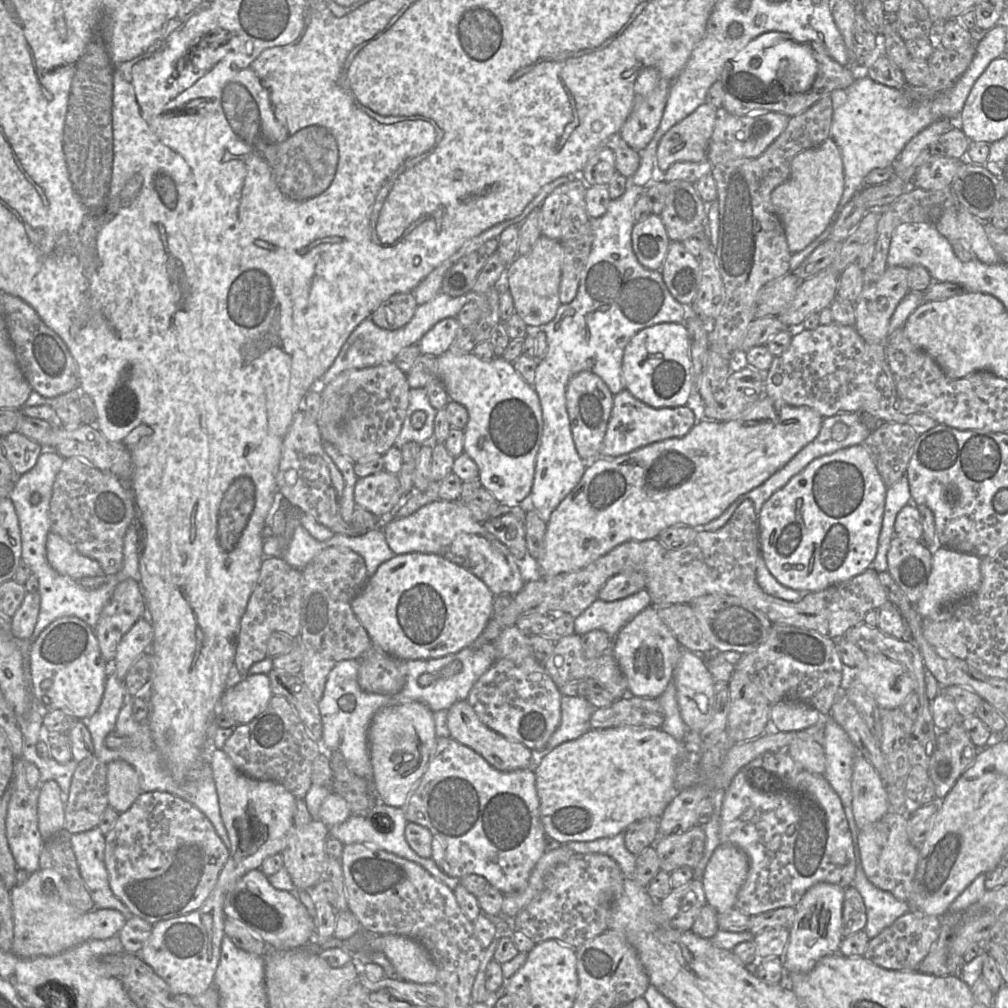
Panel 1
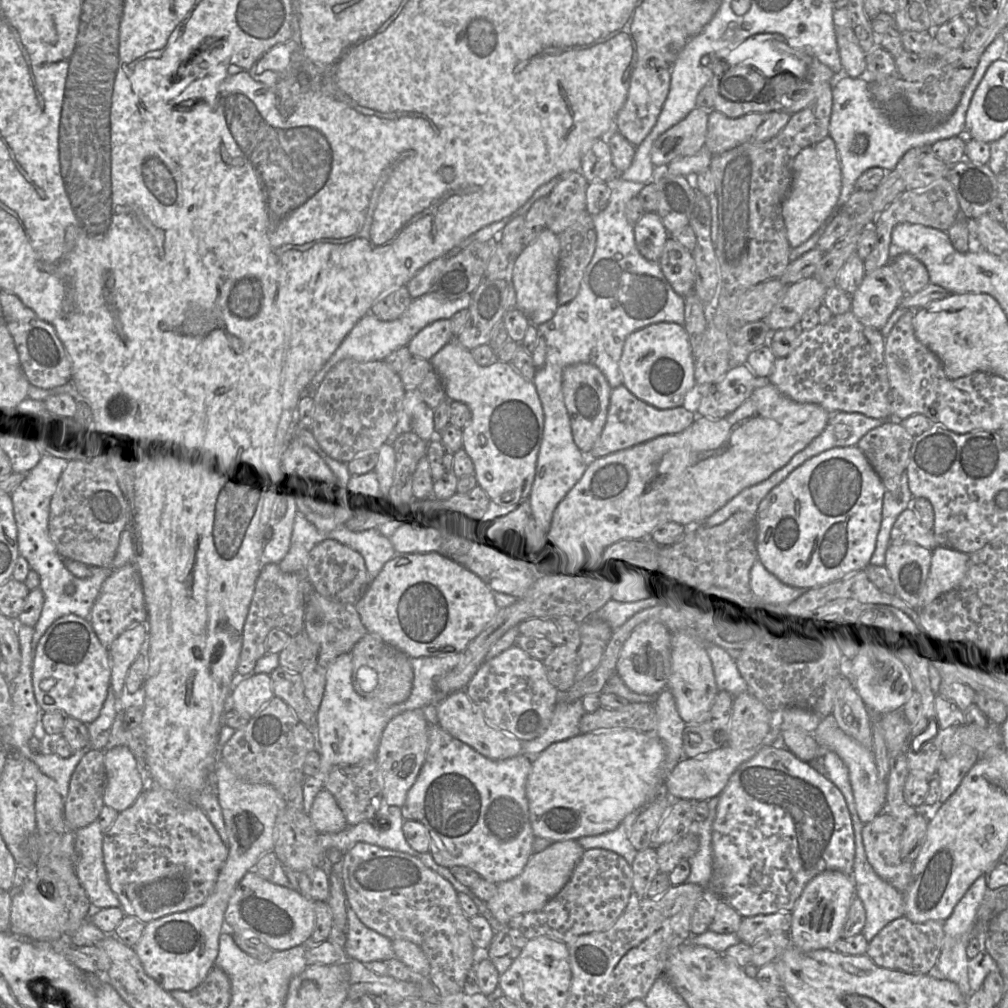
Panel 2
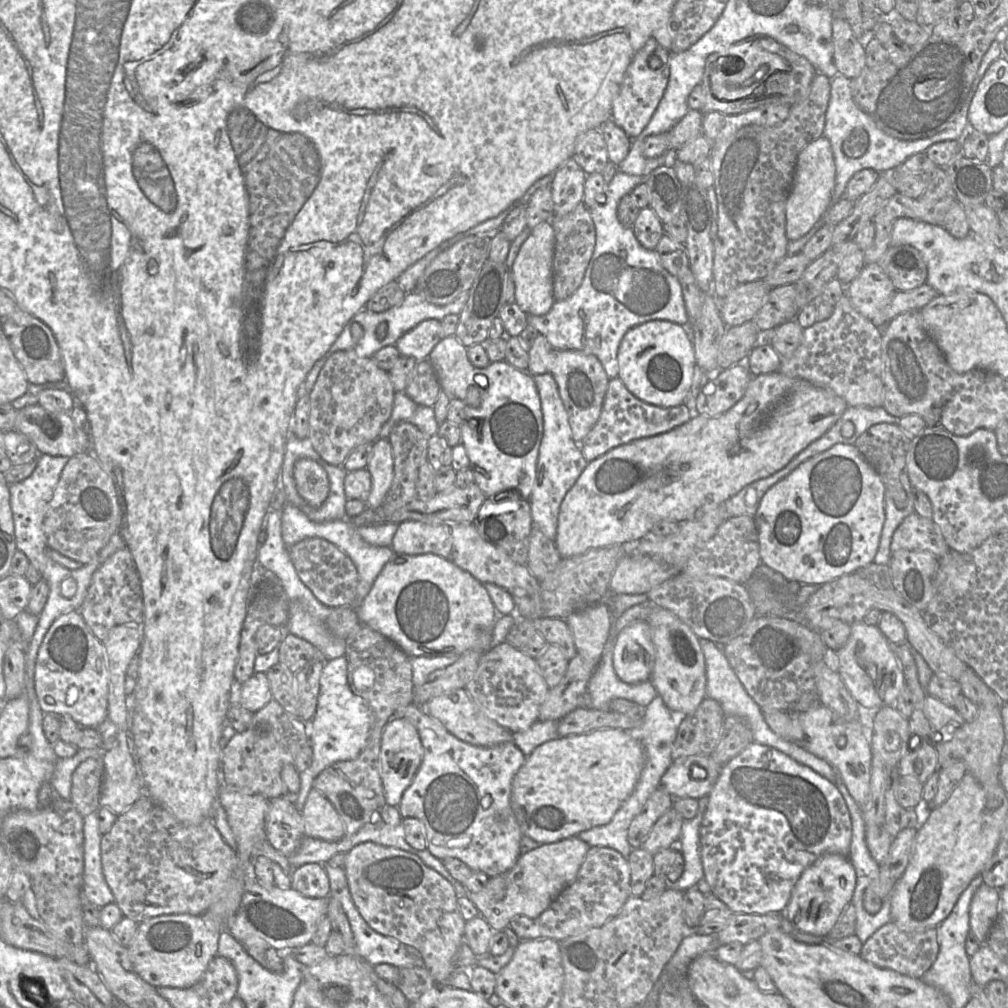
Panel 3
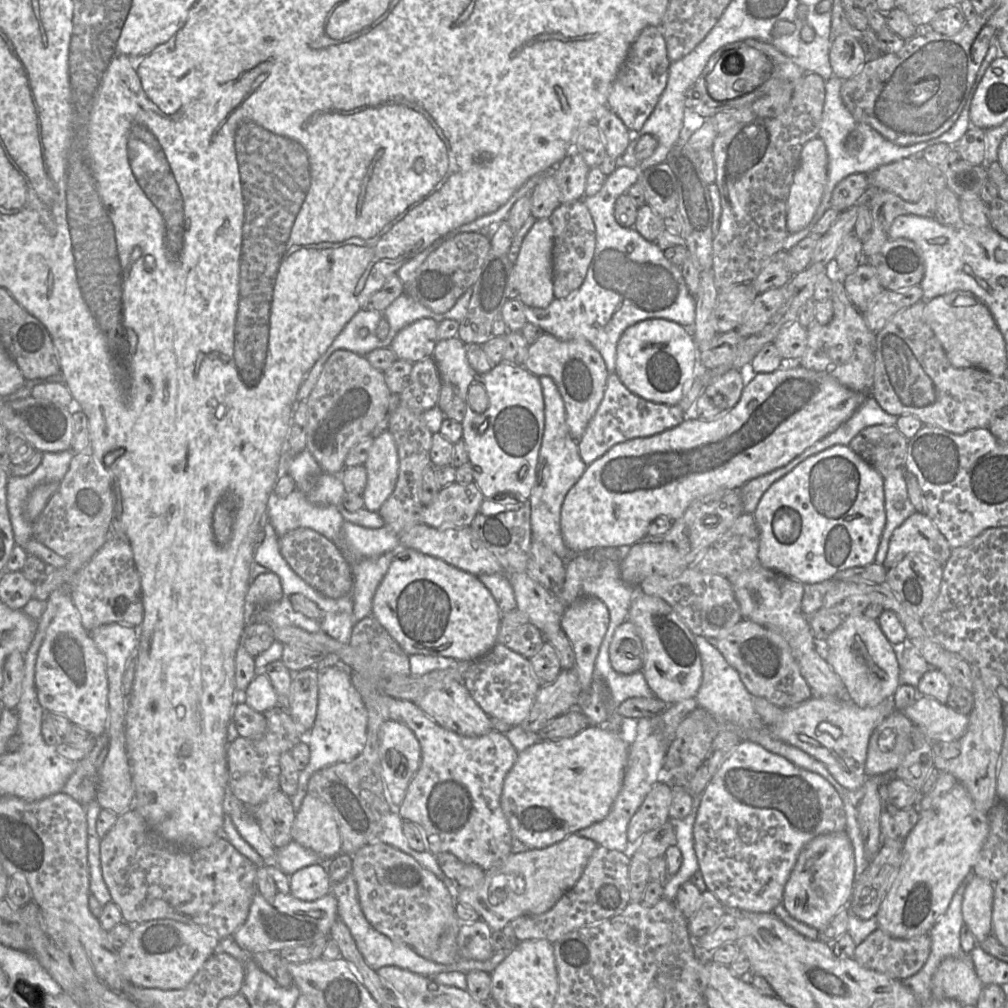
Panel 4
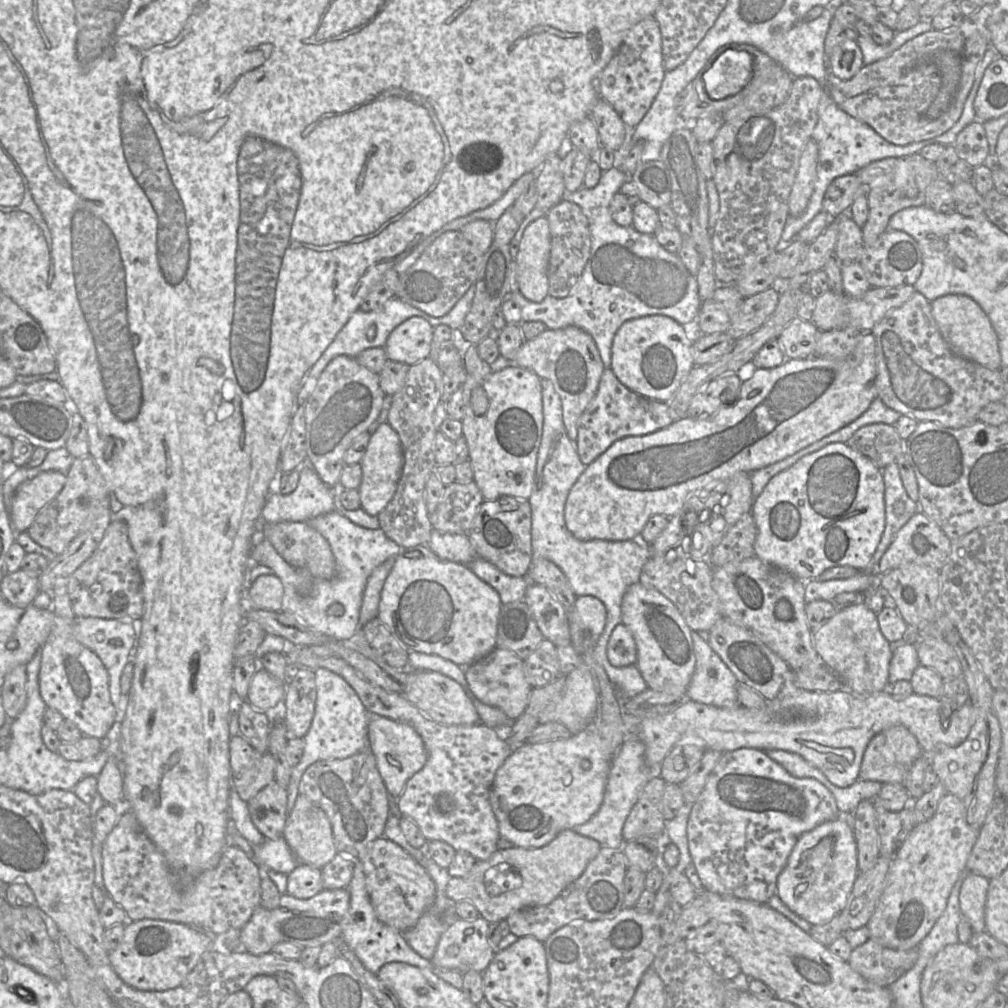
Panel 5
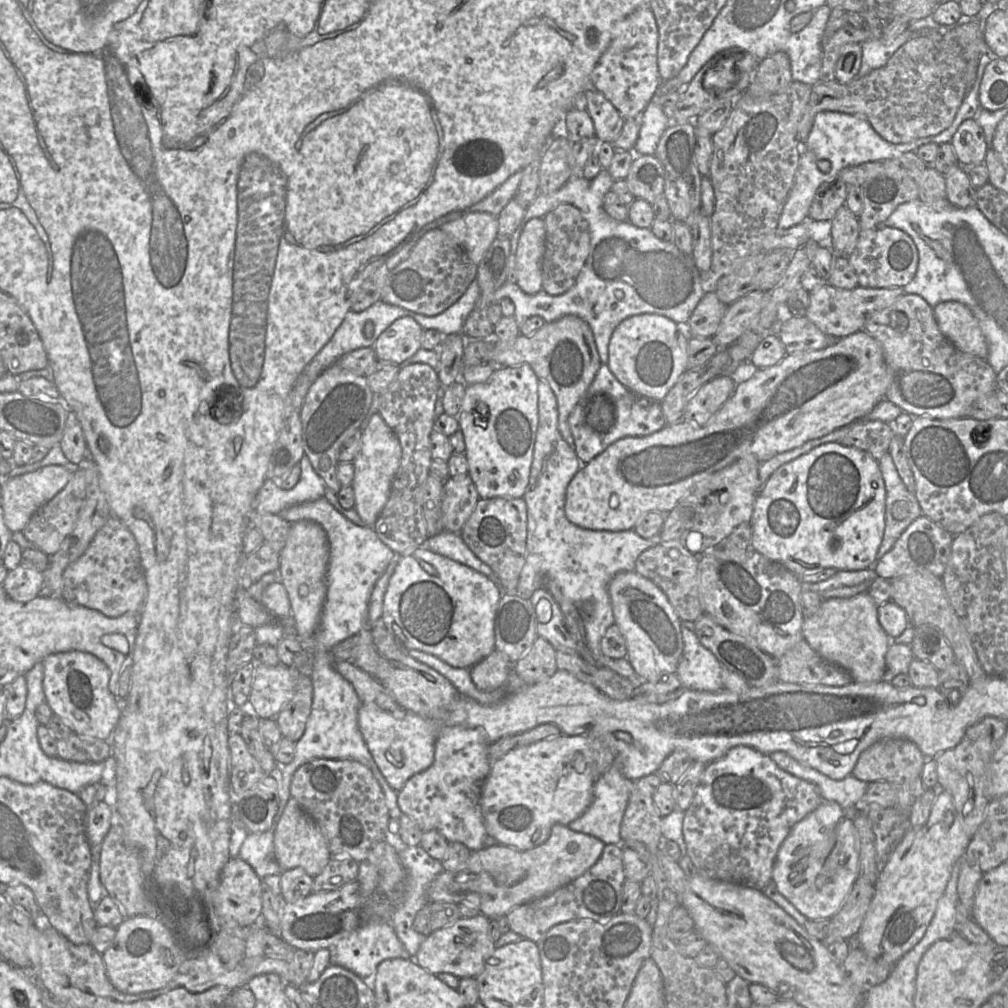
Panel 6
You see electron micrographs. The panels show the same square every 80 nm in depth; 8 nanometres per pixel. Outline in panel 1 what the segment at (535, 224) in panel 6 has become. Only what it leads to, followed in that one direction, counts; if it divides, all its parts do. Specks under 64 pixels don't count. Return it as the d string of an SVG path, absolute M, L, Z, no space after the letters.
M541 236L527 255L518 255L507 266L507 288L510 291L515 312L529 327L543 327L556 315L560 303L560 282L563 248L557 240Z

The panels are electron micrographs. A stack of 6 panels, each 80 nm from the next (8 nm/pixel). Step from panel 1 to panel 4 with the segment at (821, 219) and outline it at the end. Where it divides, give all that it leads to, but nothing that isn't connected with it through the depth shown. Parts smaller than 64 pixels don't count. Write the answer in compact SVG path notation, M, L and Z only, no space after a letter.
M820 137L809 140L802 148L798 167L794 173L787 201L786 226L788 233L805 228L812 220L821 202L827 182L828 154L824 141Z

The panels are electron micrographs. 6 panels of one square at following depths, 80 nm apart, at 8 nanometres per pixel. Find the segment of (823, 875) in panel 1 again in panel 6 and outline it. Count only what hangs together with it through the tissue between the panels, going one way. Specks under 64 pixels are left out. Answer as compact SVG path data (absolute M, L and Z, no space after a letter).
M748 746L734 747L730 749L723 757L706 765L704 773L696 788L692 802L685 811L683 819L683 836L686 844L687 855L690 857L692 863L696 867L697 873L701 876L762 891L772 880L772 869L777 852L789 834L791 828L797 822L801 821L811 812L813 812L822 802L823 798L820 795L816 785L782 770L775 762L773 762L769 755Z

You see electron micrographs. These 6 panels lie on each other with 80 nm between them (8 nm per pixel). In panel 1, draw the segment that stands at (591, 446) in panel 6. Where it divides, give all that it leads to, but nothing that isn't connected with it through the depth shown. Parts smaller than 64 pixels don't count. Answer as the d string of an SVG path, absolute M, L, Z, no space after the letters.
M624 389L613 397L613 407L601 446L600 457L615 458L658 441L681 438L688 434L695 424L694 411L687 405L654 408Z

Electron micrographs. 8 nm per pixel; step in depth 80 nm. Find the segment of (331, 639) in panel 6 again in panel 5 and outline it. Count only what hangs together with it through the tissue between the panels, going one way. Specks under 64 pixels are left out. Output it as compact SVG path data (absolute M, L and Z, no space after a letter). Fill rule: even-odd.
M337 510L331 511L312 518L306 523L318 531L329 543L332 553L336 561L335 576L332 579L314 579L312 591L308 596L300 596L294 587L296 569L287 563L281 555L276 551L270 541L266 538L253 547L251 550L251 562L254 564L261 564L271 568L276 576L281 580L284 587L284 595L281 606L281 612L293 616L298 622L308 629L324 634L328 637L335 638L337 640L347 640L354 636L360 630L360 608L362 604L363 591L368 577L373 570L387 560L389 557L397 556L402 548L396 542L389 539L382 529L368 529L359 526L347 517L339 513ZM332 604L341 604L344 608L344 612L339 616L328 615L327 610Z

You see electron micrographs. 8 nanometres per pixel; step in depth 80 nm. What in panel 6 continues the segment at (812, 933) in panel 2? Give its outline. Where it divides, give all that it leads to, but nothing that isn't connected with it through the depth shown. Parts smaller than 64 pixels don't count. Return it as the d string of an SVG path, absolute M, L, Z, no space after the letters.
M833 801L823 802L809 815L797 822L781 844L772 869L777 890L808 920L830 919L849 894L858 871L858 841L852 820Z

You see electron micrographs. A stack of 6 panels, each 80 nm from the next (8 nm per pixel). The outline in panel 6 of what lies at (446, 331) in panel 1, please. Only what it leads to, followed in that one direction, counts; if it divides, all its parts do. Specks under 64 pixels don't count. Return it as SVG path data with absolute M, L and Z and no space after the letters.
M410 316L395 320L373 344L378 361L402 365L421 348L423 328Z

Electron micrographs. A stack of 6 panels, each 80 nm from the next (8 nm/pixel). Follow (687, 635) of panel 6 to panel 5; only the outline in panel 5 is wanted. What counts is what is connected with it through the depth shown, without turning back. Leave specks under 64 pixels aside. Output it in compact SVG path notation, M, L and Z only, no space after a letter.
M691 631L696 666L686 697L715 707L739 705L738 680L700 632Z

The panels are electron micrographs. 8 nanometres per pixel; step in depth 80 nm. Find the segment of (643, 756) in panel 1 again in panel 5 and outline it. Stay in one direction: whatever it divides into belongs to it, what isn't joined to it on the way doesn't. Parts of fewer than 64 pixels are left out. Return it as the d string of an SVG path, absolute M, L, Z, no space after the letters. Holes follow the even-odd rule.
M592 723L569 738L538 743L526 742L513 749L497 770L490 795L501 837L509 839L516 847L538 848L550 843L560 831L587 822L602 804L611 764L612 747L600 737ZM583 759L591 762L588 770L581 767Z

